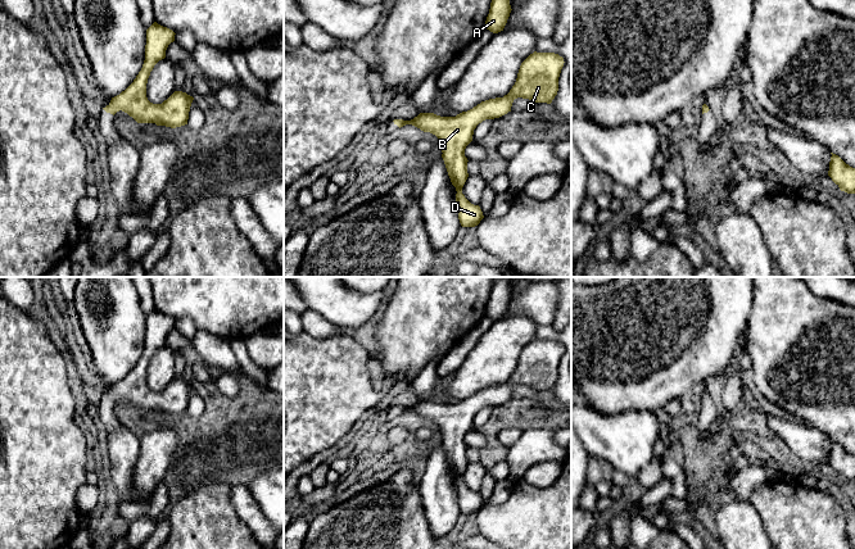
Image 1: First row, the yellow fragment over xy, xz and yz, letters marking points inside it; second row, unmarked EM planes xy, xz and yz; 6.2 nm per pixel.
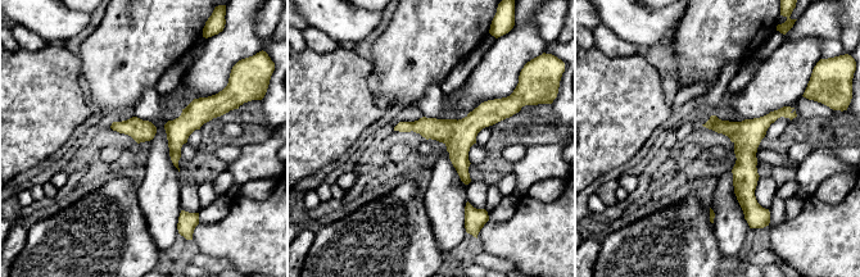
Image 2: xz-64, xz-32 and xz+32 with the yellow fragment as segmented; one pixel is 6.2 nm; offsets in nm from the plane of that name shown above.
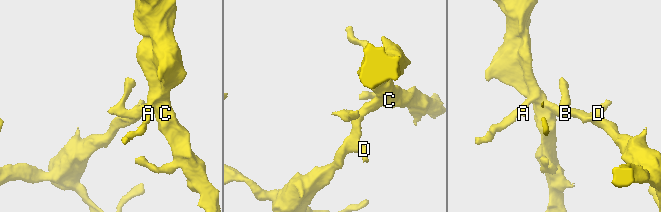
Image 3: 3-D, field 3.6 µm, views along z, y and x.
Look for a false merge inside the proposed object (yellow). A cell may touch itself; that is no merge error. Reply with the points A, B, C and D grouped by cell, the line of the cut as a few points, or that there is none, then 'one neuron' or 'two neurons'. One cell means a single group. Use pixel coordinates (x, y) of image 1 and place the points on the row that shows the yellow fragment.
groups A B C D; cut none; one neuron

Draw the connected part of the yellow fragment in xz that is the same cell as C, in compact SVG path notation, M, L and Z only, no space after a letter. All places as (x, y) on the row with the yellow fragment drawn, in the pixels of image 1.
M534 51L521 63L515 85L503 97L481 101L456 117L420 113L411 121L393 121L399 128L412 124L439 139L442 158L457 191L458 219L462 227L475 227L484 218L480 207L471 204L462 194L469 177L465 149L472 141L474 130L485 119L499 118L511 112L512 103L517 97L551 104L558 91L564 63L564 58L558 54Z

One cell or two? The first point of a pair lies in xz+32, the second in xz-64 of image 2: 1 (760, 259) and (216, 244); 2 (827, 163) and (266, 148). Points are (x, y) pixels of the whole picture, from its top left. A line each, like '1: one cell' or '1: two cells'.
1: two cells
2: one cell

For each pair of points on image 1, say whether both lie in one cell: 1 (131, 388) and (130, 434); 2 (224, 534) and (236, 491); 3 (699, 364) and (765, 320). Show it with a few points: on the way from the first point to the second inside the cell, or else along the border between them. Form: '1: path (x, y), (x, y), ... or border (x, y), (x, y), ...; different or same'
1: border (126, 417), (116, 430), (108, 434); different
2: border (230, 485), (230, 502), (238, 516), (250, 530); different
3: border (752, 295), (752, 307), (745, 325); different

